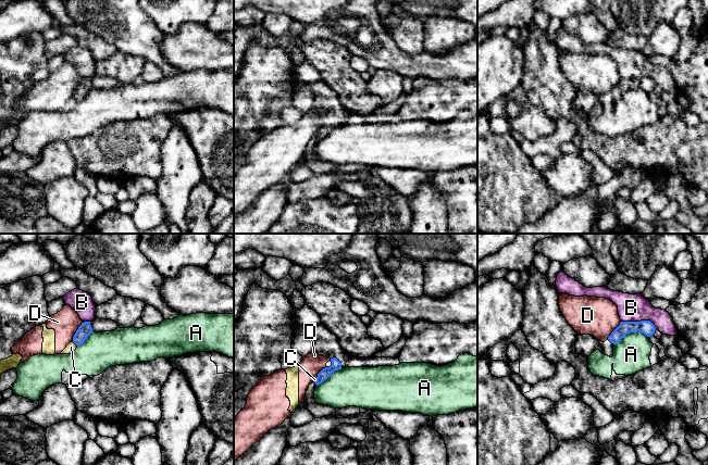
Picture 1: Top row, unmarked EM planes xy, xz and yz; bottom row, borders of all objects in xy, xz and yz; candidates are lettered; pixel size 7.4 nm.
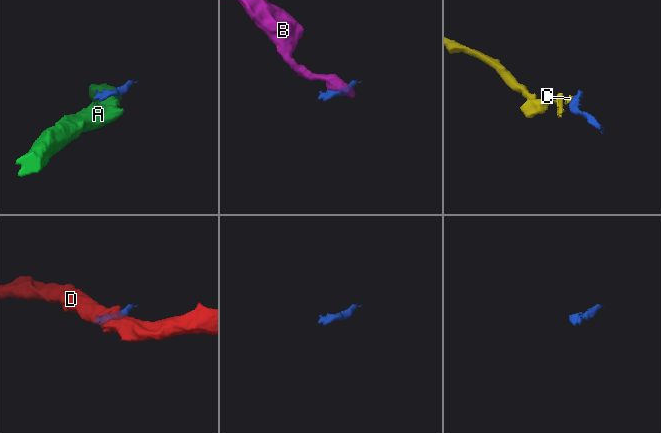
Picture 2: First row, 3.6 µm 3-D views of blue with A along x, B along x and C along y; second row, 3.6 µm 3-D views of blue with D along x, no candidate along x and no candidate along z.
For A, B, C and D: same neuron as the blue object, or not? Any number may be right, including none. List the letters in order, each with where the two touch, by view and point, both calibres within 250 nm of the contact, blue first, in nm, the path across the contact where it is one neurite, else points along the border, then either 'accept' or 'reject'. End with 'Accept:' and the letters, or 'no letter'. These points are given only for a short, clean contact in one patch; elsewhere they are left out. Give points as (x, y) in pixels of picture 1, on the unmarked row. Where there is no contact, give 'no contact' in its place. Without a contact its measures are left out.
A: contact yz (631, 88); calibres 110 and 280 nm; border yz (647, 92), (637, 88), (630, 88), (615, 101); reject
B: contact yz (641, 77); calibres 110 and 200 nm; border yz (621, 77), (649, 77), (656, 85); reject
C: contact xy (74, 99); calibres 100 and 70 nm; border xy (72, 98), (76, 102); reject
D: contact xy (76, 88); calibres 100 and 200 nm; border xy (84, 78), (76, 87), (72, 97); reject
Accept: no letter

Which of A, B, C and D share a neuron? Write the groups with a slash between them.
A / B / C D

